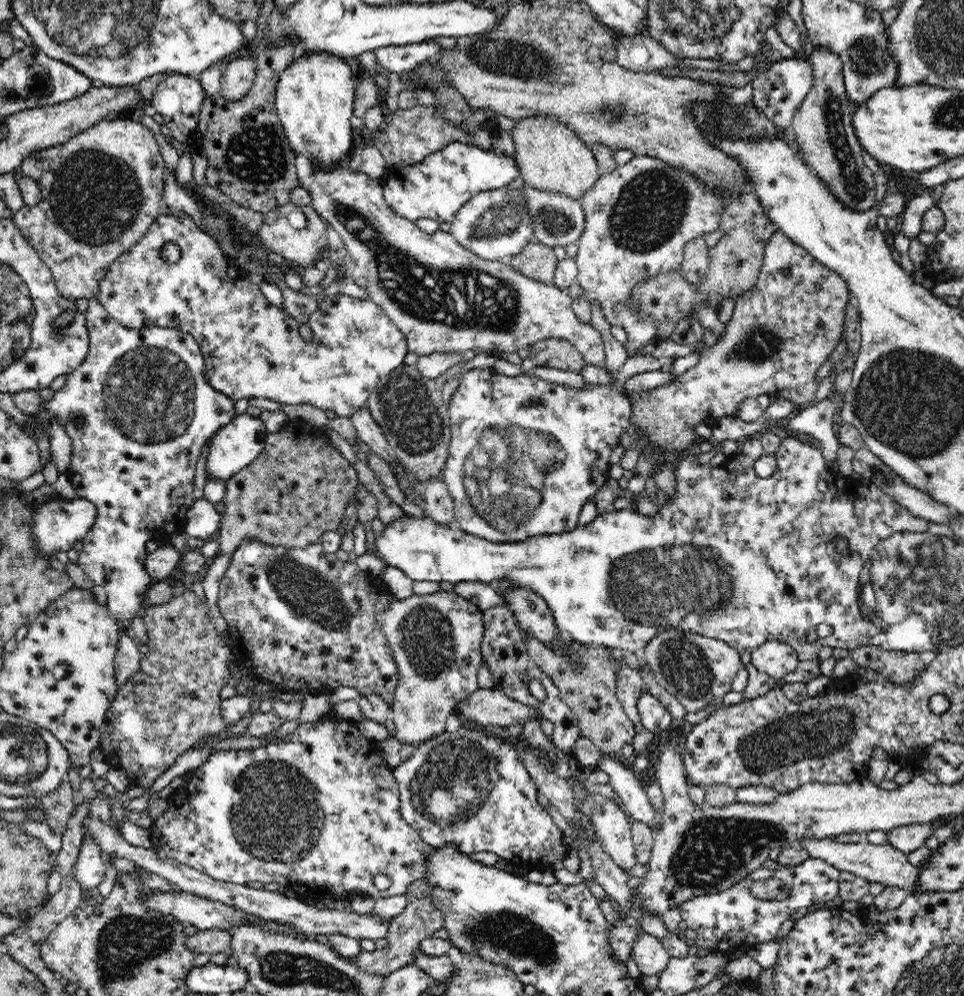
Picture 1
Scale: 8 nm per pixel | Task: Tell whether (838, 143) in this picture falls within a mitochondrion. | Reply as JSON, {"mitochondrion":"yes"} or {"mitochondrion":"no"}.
{"mitochondrion":"yes"}

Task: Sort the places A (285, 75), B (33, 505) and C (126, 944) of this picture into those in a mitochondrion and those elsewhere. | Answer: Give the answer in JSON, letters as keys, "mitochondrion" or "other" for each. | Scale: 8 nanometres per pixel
{"A":"other","B":"other","C":"mitochondrion"}

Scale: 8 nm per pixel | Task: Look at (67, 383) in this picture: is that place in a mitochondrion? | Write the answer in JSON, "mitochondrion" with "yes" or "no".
{"mitochondrion":"no"}

